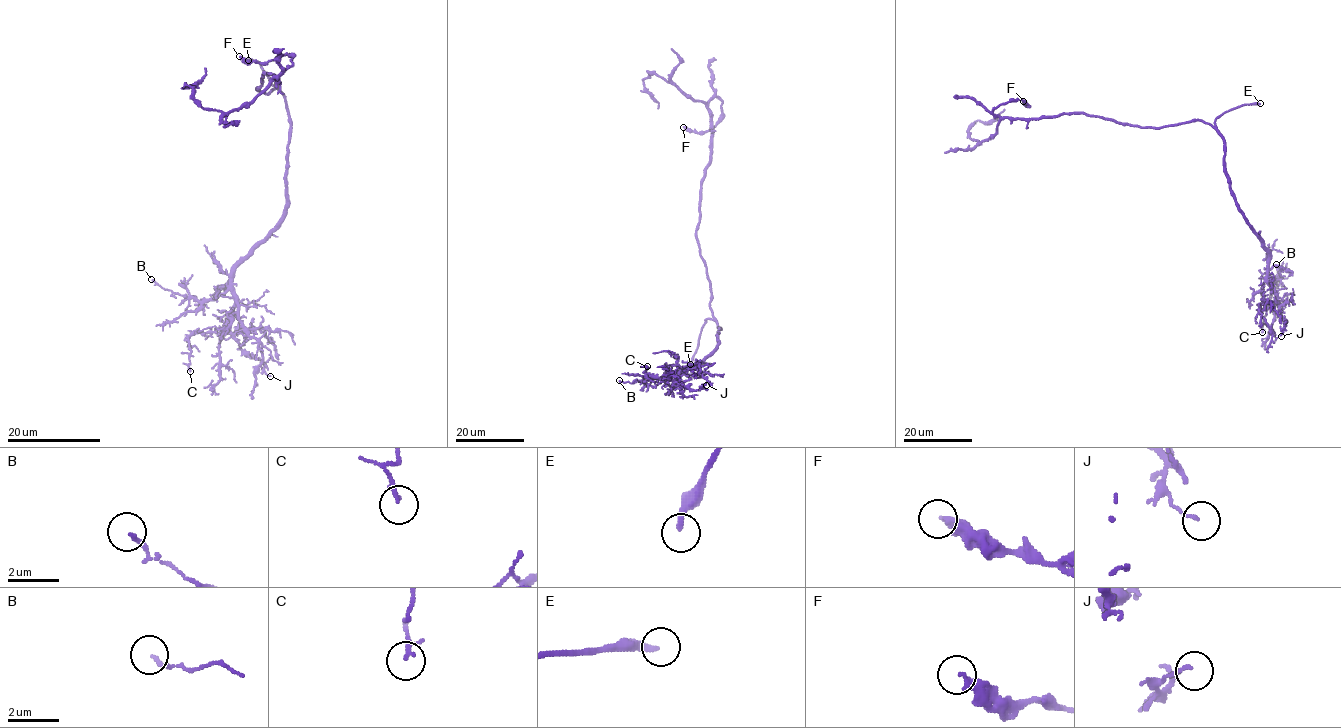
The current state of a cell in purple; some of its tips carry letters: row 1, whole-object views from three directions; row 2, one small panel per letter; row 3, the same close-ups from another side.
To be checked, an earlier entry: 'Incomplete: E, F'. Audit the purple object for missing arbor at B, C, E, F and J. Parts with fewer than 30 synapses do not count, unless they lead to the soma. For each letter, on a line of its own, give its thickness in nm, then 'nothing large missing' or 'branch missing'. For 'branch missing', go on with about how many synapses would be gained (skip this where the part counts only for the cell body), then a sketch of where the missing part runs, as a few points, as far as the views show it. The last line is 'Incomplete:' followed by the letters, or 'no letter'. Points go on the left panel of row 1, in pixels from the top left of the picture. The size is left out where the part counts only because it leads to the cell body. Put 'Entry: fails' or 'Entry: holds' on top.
Entry: fails
B: 140 nm | nothing large missing
C: 180 nm | nothing large missing
E: 220 nm | branch missing | (248, 60), (217, 42), (190, 36), (121, 39), (114, 28), (118, 24), (87, 31), (66, 67)
F: 280 nm | nothing large missing
J: 100 nm | nothing large missing
Incomplete: E

